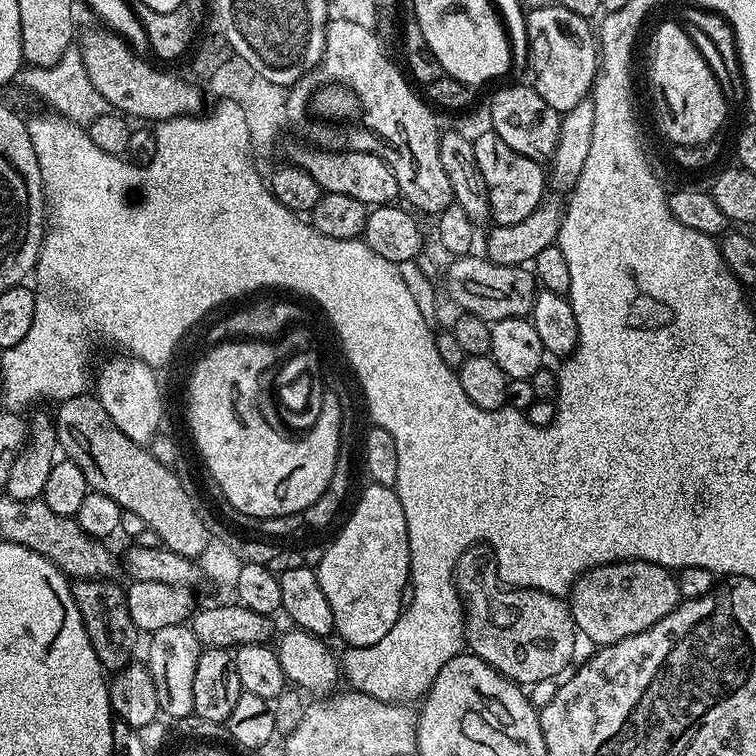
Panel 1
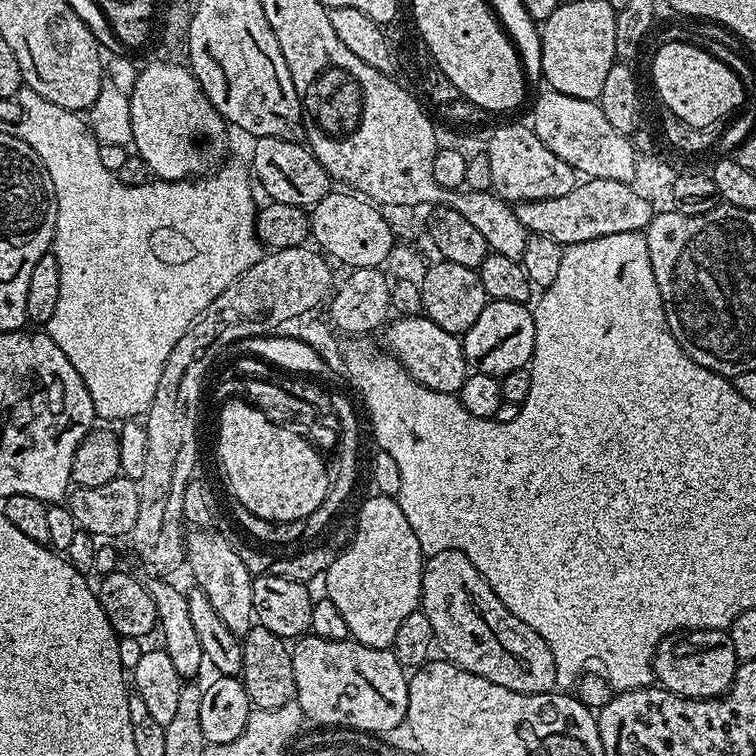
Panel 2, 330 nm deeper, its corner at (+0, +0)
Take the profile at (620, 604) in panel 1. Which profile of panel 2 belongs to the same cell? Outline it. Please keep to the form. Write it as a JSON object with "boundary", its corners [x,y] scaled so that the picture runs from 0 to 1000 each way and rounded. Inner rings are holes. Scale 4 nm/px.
{"boundary":[[[923,831],[898,844],[880,844],[862,873],[872,909],[914,926],[940,926],[943,921],[958,919],[974,899],[975,882],[971,849],[966,849],[962,835],[950,831]]]}

